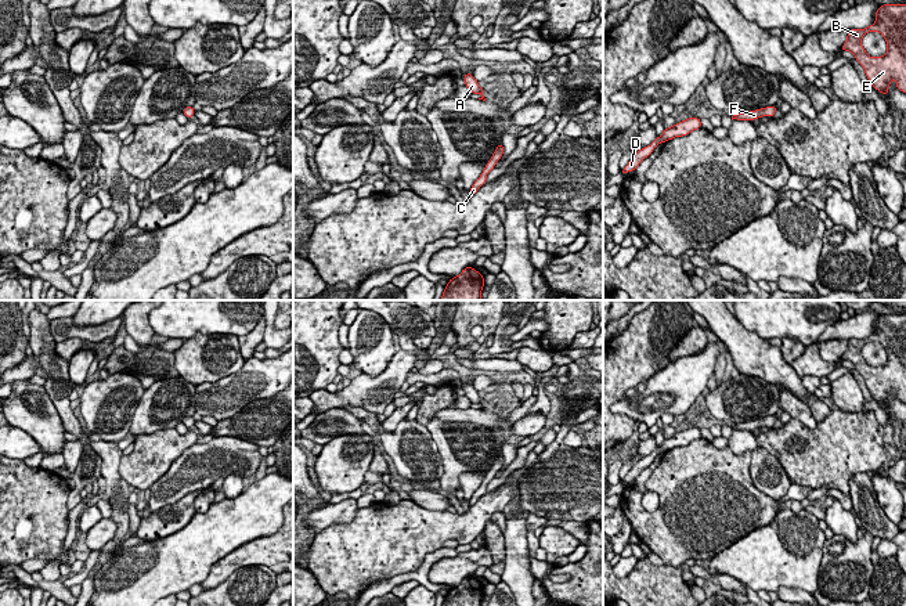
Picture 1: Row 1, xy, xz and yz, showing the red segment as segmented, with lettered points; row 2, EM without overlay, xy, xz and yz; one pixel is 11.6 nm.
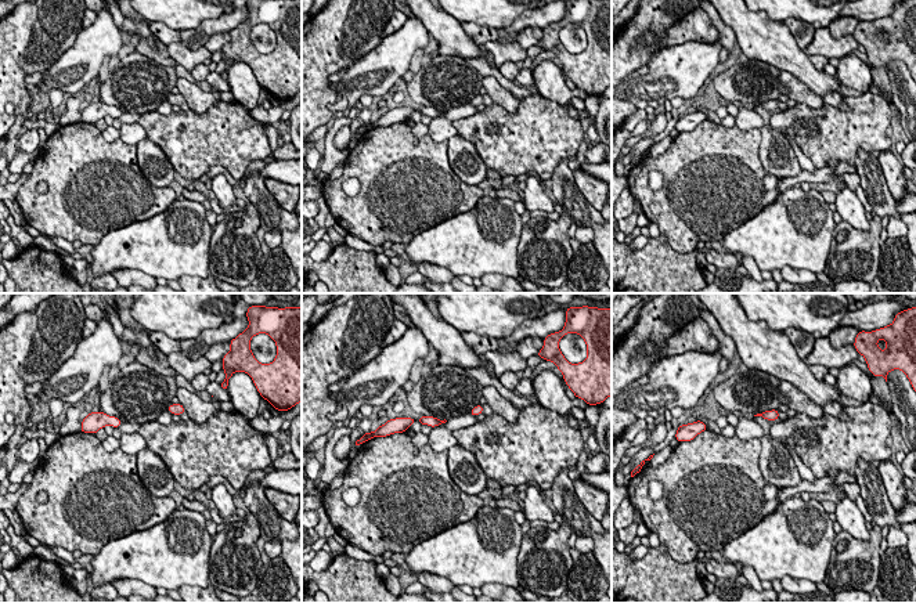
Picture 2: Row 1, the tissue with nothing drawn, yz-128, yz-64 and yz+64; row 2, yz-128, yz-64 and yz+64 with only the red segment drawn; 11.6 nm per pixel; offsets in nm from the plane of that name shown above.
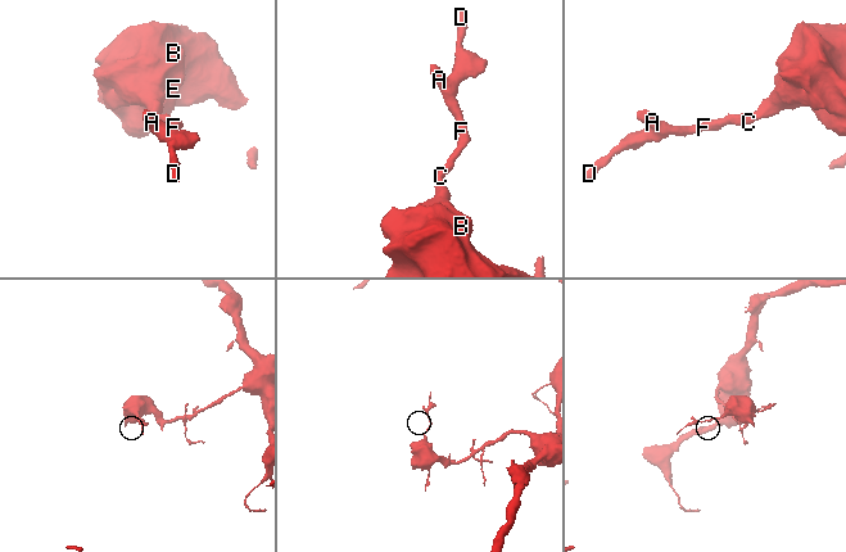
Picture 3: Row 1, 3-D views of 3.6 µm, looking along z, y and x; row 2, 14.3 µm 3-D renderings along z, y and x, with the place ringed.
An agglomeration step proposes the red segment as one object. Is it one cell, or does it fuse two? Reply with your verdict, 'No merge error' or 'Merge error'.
No merge error

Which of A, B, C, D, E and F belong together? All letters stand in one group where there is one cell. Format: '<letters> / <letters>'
A B C D E F

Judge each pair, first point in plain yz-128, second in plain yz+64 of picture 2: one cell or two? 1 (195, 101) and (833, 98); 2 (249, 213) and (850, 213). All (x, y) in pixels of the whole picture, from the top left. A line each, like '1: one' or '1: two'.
1: two
2: two

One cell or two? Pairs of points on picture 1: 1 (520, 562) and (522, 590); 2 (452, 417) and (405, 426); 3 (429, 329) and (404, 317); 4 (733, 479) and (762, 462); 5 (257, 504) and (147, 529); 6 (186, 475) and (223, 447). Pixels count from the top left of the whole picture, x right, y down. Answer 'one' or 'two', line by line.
1: one
2: two
3: one
4: two
5: two
6: one

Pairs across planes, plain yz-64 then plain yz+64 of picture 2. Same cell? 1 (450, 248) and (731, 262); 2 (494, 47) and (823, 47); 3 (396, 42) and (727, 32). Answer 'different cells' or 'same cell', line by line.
1: different cells
2: same cell
3: different cells

